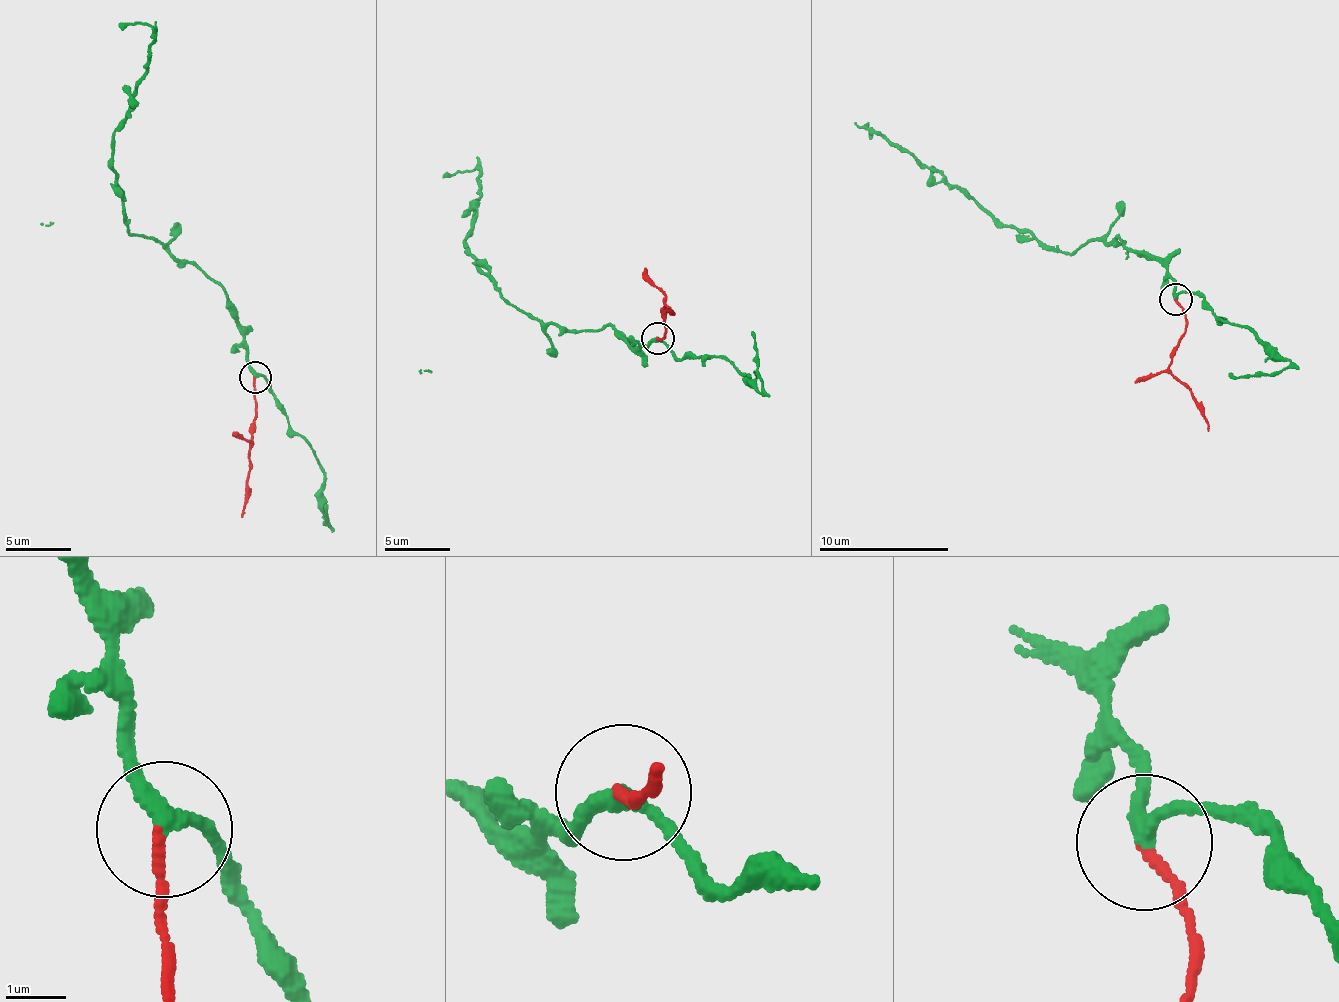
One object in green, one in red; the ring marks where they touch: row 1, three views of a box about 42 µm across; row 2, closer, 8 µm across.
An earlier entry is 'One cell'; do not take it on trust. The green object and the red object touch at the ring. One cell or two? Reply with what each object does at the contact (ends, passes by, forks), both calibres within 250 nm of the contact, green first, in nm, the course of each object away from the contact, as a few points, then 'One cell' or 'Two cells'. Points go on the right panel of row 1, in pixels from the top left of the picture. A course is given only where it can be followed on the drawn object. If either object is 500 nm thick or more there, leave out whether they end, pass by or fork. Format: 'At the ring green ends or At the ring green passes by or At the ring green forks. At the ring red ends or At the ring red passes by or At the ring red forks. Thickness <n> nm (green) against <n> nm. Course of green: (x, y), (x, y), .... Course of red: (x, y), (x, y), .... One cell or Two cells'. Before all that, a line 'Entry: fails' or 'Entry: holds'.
Entry: fails
At the ring green passes by. At the ring red ends. Thickness 260 nm (green) against 140 nm. Course of green: (1176, 298), (1168, 268), (1124, 243), (1095, 240), (1068, 251), (996, 224), (866, 124), (872, 133). Course of red: (1176, 298), (1186, 334), (1169, 370), (1191, 393), (1207, 431). Two cells

